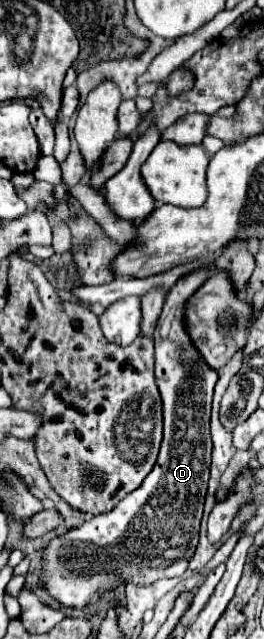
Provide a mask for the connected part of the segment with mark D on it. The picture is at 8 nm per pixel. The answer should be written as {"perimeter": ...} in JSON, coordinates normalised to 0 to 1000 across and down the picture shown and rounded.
{"perimeter":[[[739,424],[693,437],[648,452],[648,459],[625,465],[617,490],[595,502],[587,515],[587,590],[595,606],[610,612],[617,624],[617,693],[595,715],[587,731],[542,750],[542,756],[496,768],[466,784],[443,787],[443,793],[413,803],[352,809],[352,815],[322,815],[299,825],[277,825],[261,834],[208,840],[193,853],[170,859],[163,872],[163,912],[186,931],[201,931],[216,941],[261,947],[261,950],[330,950],[337,944],[367,944],[375,934],[420,922],[443,912],[504,909],[511,915],[564,915],[617,903],[678,903],[701,897],[716,875],[739,865],[746,844],[754,844],[754,818],[769,803],[769,784],[784,772],[784,753],[792,753],[792,728],[799,728],[799,681],[792,681],[792,649],[799,649],[799,621],[807,606],[822,599],[822,581],[792,577],[777,565],[761,562],[754,549],[731,543],[701,505],[693,505],[693,487],[701,474],[739,459],[746,449],[799,430],[792,424]]]}

